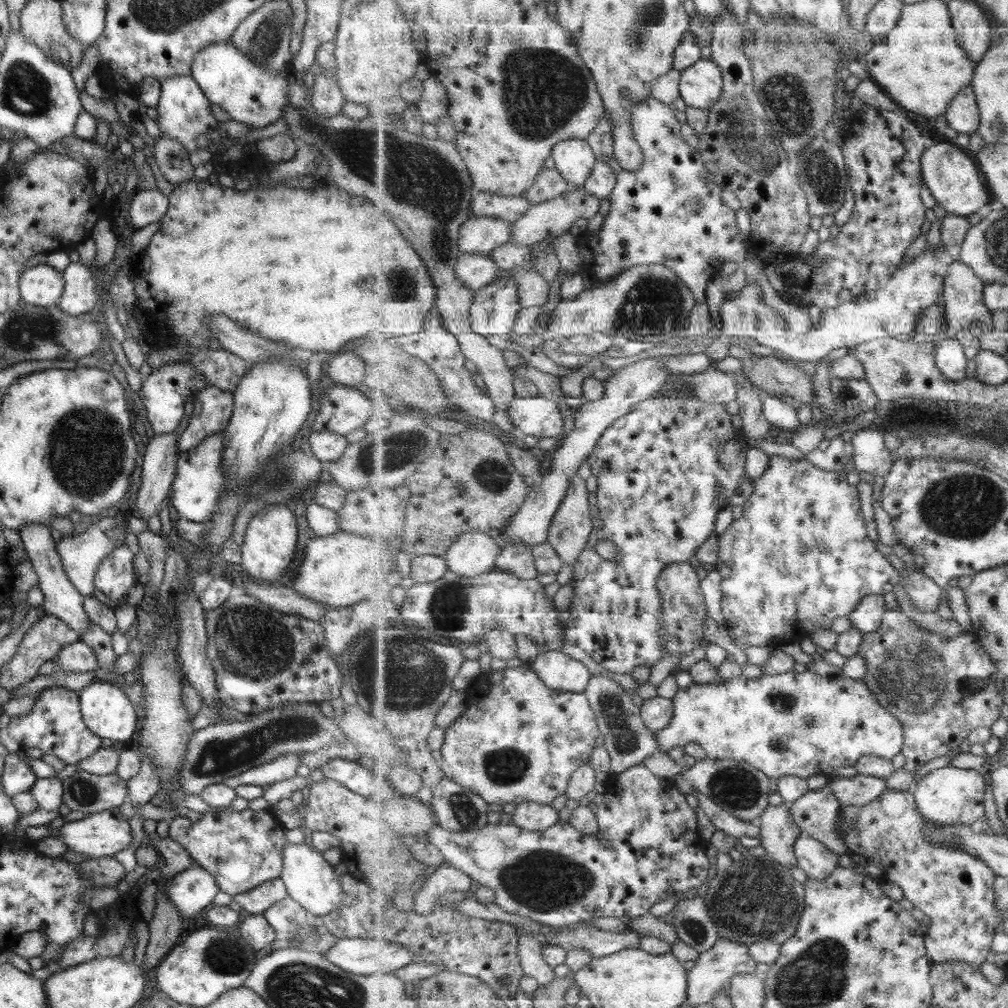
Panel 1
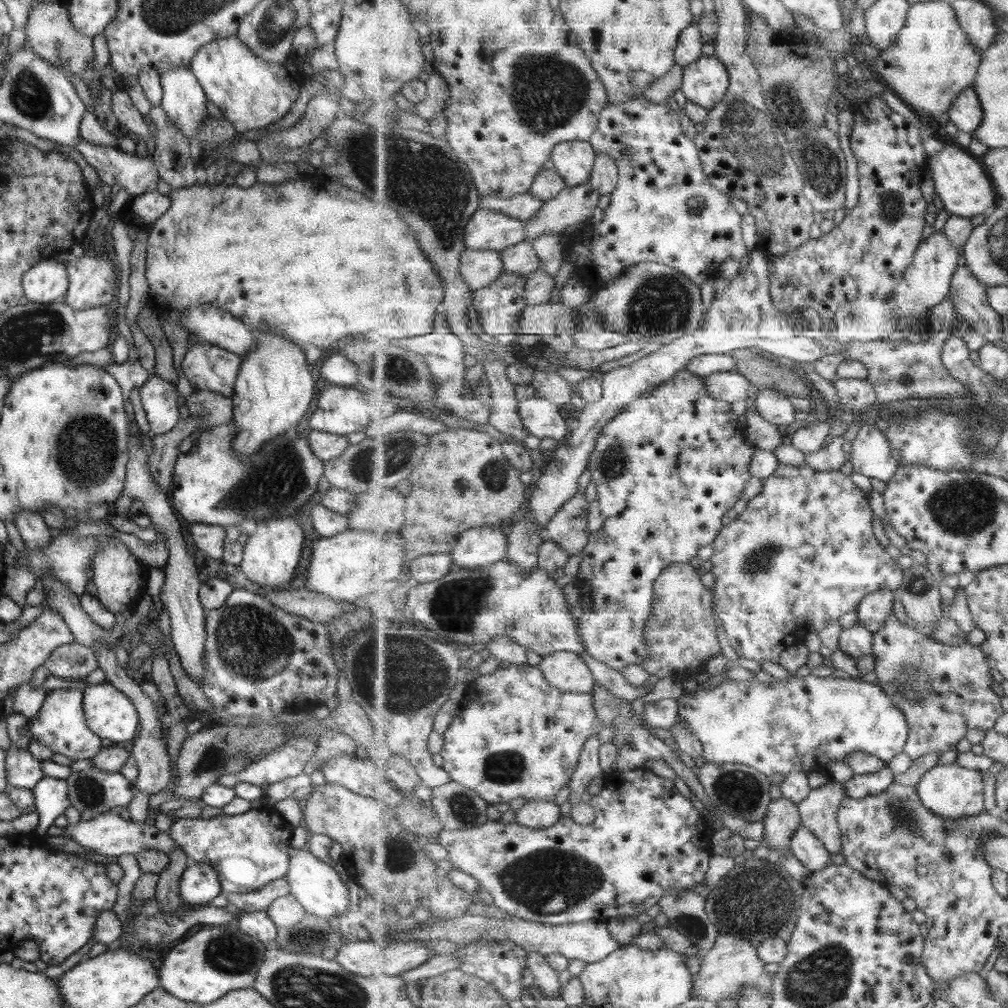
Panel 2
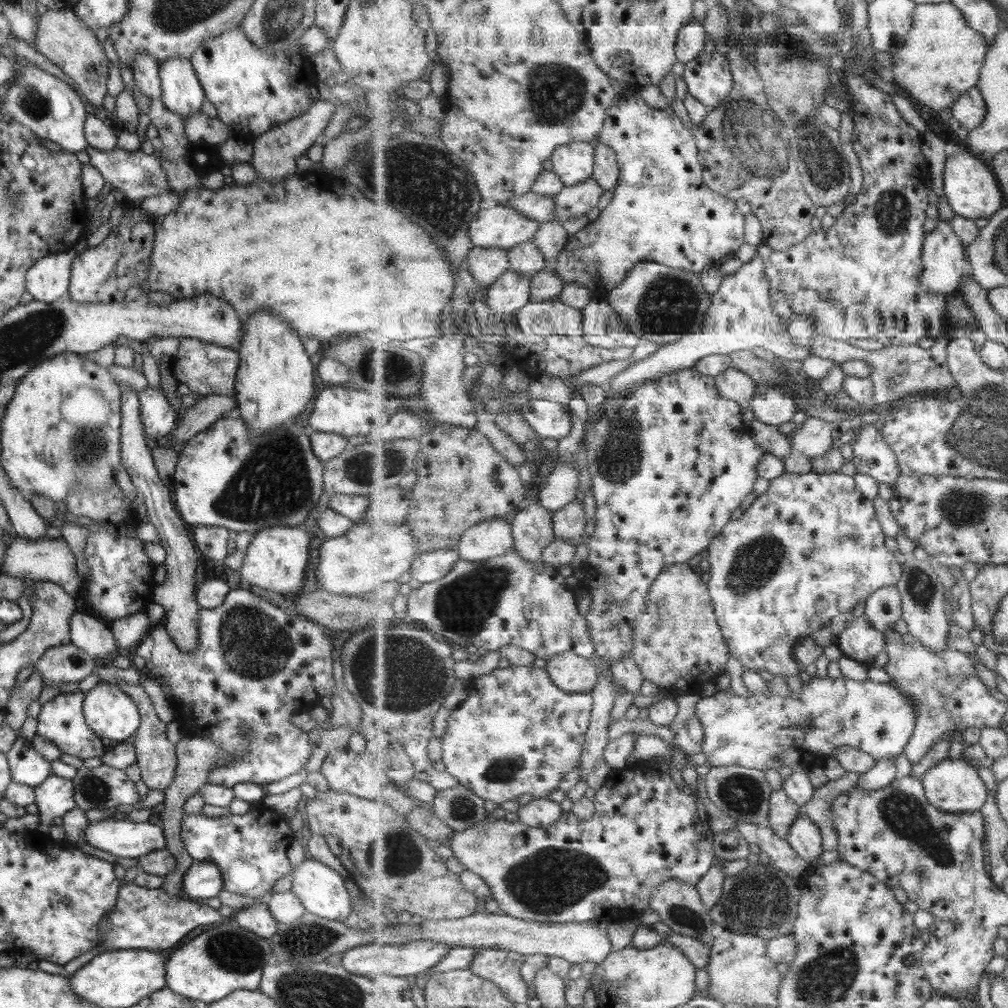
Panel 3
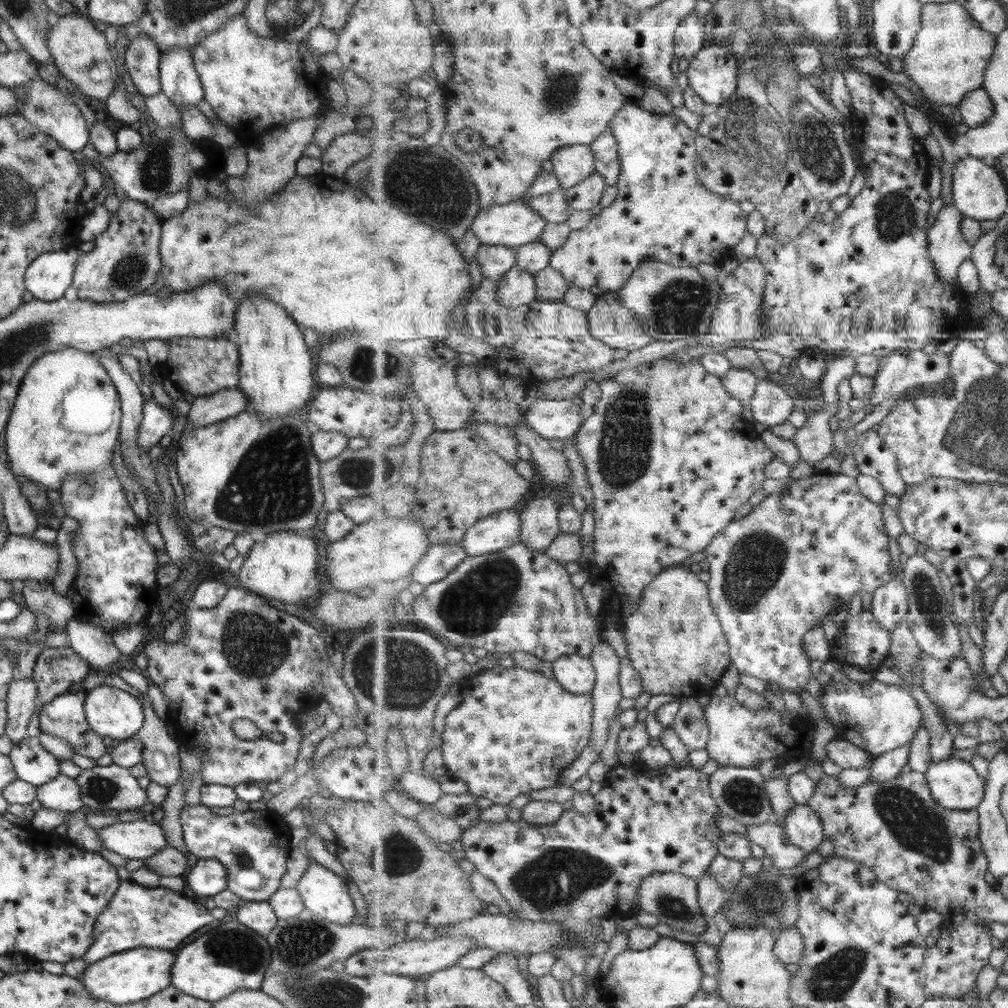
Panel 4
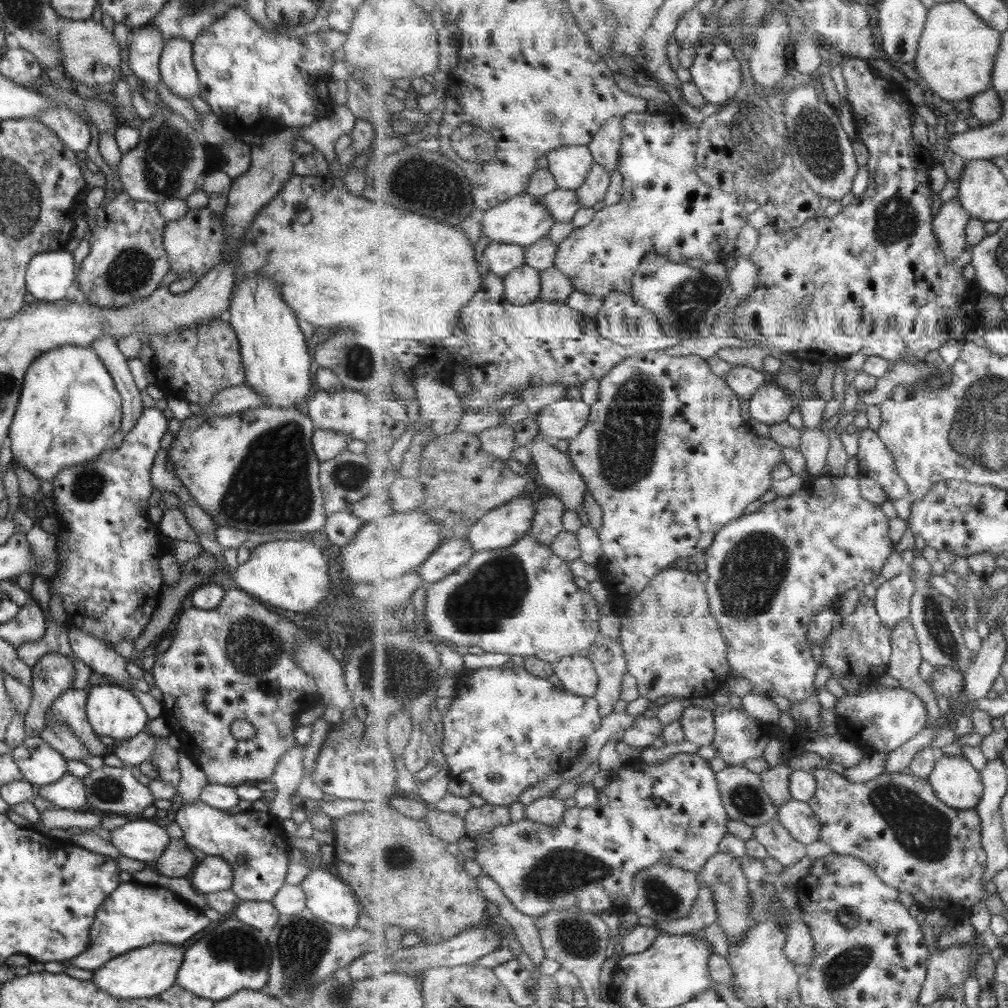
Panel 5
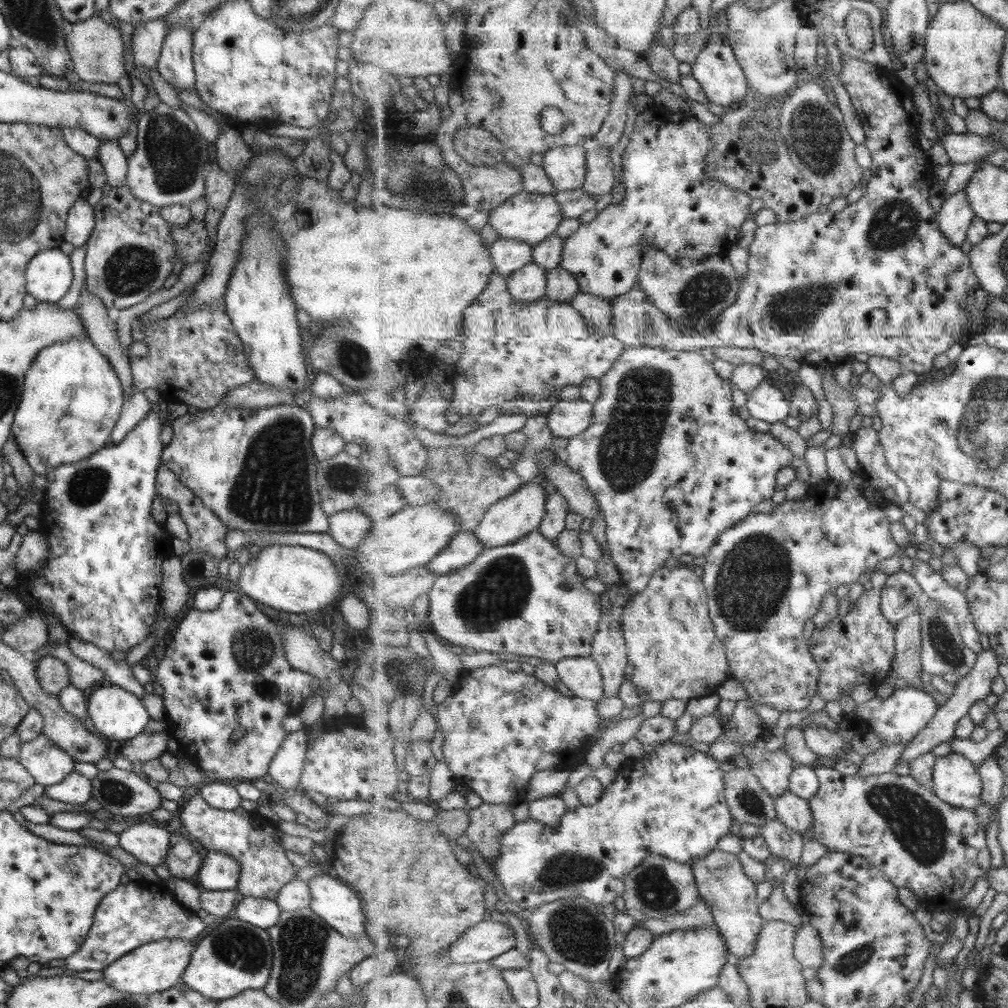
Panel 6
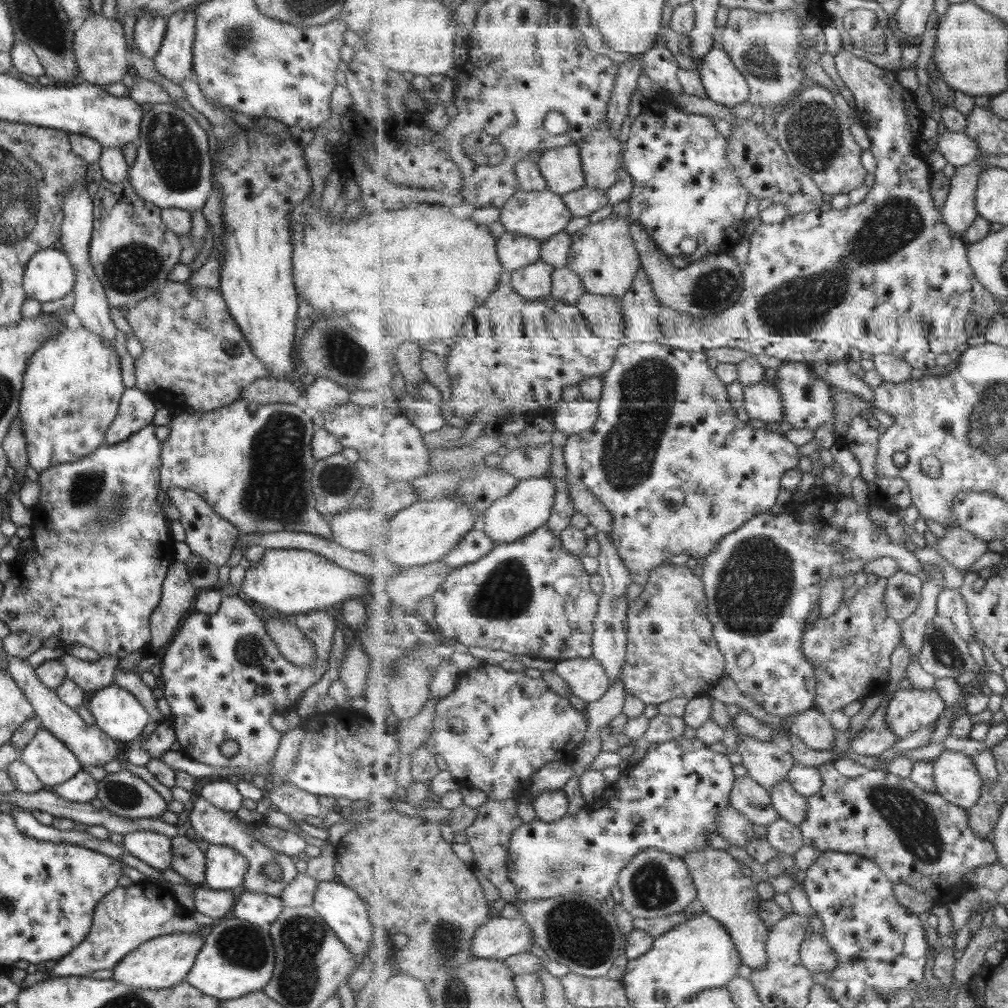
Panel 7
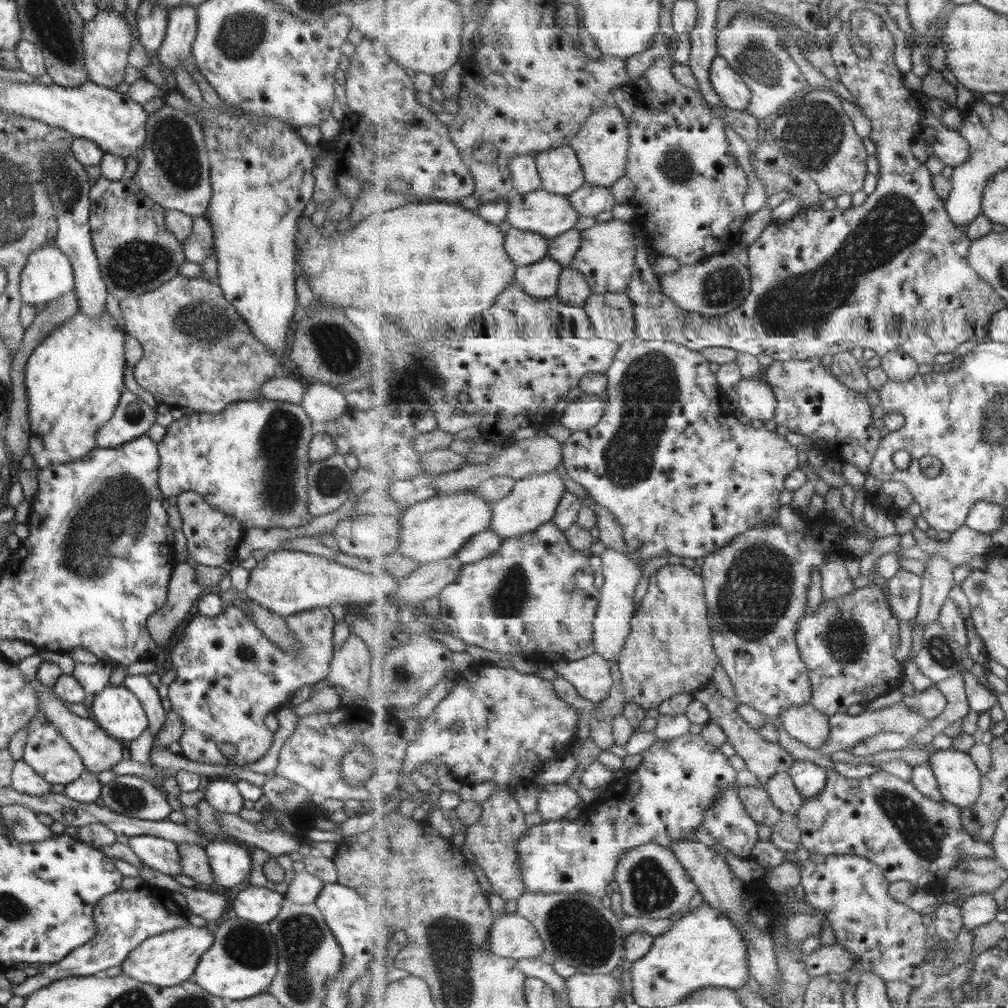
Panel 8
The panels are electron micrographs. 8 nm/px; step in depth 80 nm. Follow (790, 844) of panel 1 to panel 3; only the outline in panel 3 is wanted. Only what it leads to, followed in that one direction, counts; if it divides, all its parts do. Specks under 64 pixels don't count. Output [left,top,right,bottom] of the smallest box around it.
[770,787,803,838]

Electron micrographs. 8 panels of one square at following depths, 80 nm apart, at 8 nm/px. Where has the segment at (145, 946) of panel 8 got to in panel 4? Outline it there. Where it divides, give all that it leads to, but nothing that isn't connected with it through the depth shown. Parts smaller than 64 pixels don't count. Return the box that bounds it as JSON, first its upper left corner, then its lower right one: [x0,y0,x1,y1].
[79,948,174,1006]

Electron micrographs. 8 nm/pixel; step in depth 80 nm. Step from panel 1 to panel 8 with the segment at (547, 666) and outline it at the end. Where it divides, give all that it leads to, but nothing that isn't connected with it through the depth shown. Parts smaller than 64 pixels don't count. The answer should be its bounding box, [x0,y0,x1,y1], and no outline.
[553,654,613,702]

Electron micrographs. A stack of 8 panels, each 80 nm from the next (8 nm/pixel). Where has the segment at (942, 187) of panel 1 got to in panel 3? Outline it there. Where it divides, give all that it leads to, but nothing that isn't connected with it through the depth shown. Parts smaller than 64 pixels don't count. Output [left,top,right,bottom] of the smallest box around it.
[943,152,1007,219]

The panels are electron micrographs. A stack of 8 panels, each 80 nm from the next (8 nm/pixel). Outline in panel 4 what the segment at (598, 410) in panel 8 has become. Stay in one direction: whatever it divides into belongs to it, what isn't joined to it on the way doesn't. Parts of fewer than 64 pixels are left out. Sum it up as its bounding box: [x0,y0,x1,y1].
[524,400,586,440]

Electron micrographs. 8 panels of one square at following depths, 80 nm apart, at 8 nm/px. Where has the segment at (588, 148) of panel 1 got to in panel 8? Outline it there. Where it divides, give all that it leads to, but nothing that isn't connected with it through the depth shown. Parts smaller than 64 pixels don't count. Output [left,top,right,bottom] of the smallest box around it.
[536,145,586,196]

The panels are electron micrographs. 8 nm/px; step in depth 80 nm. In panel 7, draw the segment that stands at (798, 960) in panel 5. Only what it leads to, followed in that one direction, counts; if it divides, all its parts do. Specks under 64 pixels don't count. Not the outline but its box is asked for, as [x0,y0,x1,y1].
[800,932,838,973]

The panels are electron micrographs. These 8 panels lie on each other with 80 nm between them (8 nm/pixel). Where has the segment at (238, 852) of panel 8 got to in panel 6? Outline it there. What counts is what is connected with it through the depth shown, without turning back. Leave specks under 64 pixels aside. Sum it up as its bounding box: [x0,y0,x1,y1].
[193,852,238,890]

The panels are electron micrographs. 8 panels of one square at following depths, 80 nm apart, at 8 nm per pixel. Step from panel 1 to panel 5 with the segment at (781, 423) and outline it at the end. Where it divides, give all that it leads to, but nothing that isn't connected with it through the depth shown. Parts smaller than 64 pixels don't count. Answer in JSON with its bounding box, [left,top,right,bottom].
[749,379,796,425]

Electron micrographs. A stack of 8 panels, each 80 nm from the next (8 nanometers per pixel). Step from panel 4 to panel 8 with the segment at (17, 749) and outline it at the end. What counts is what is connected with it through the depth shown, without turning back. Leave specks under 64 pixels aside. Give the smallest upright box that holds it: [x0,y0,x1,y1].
[20,709,84,785]

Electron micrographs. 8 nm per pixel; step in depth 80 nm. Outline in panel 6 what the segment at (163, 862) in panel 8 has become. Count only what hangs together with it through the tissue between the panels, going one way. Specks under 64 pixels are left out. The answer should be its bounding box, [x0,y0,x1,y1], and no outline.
[116,821,169,866]

